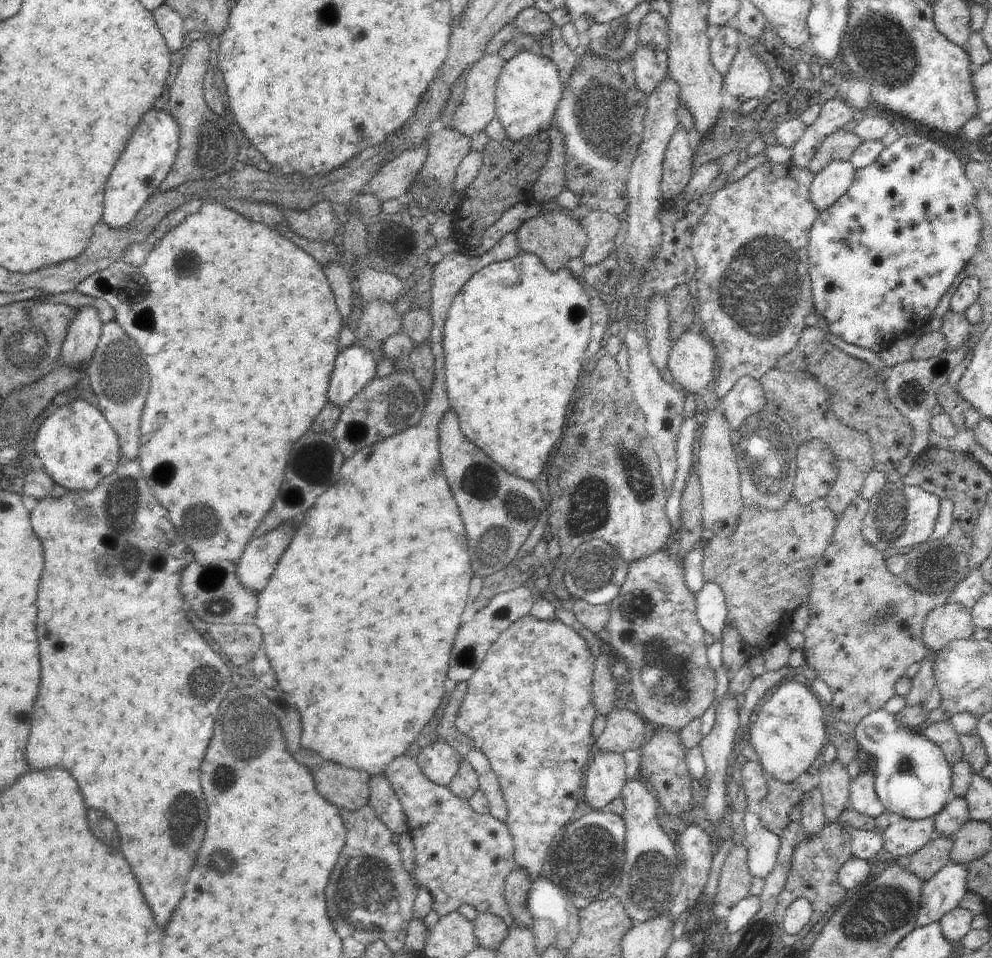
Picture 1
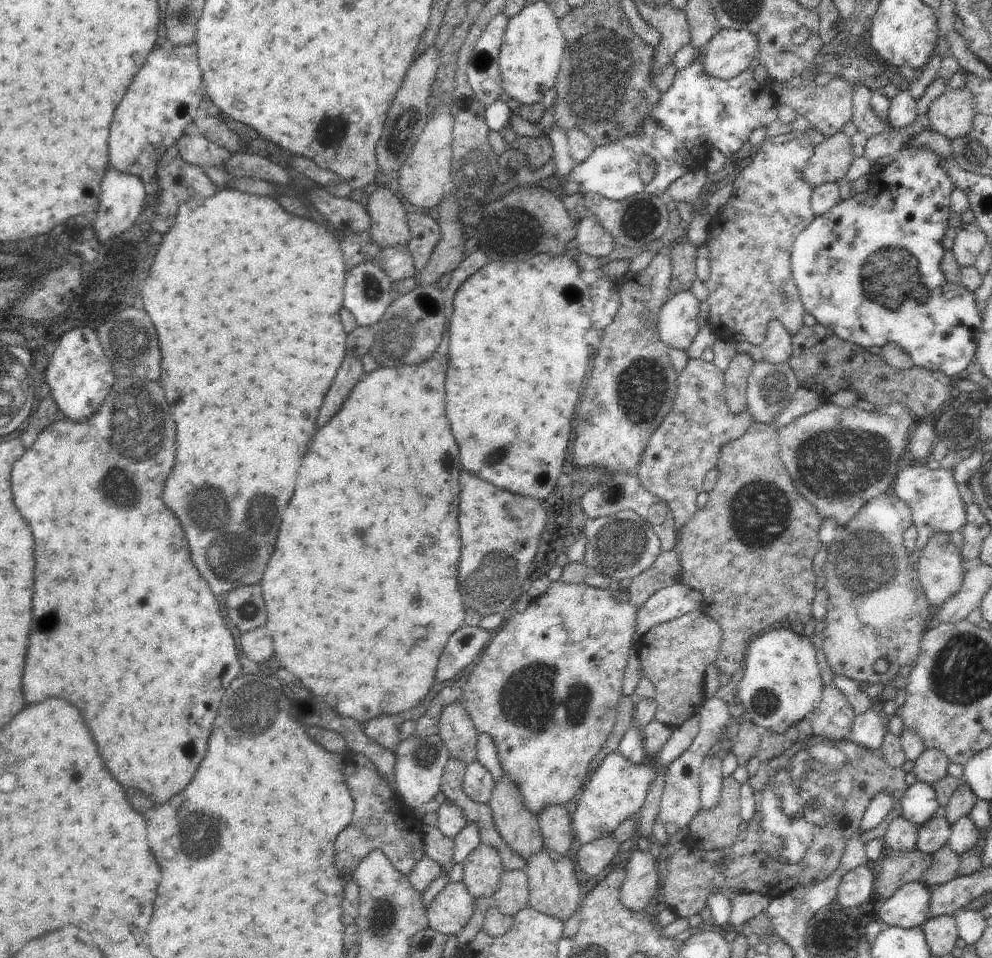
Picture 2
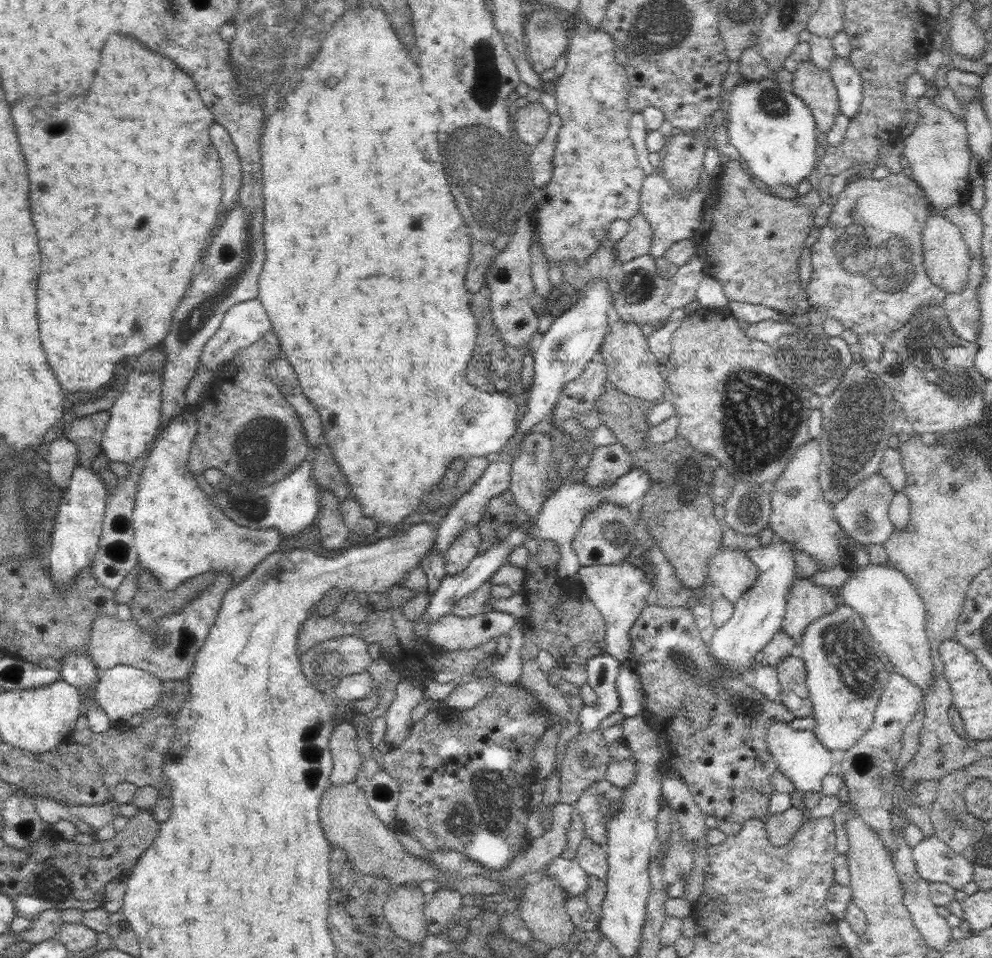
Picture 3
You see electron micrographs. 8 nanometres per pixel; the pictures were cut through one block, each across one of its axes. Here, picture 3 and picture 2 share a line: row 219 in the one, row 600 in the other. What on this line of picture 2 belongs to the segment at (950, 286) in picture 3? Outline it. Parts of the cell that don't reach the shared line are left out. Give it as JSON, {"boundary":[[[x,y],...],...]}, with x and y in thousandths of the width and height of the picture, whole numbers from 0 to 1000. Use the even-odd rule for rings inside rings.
{"boundary":[[[949,553],[936,557],[934,568],[926,576],[922,597],[926,603],[926,612],[934,628],[939,630],[939,637],[947,635],[969,614],[969,585],[969,574],[957,566],[957,557]]]}

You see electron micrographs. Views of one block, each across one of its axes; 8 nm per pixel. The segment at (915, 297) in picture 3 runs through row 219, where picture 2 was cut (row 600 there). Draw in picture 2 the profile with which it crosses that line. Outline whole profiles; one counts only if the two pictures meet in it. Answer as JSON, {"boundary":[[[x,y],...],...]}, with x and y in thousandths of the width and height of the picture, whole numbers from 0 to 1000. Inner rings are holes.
{"boundary":[[[890,516],[890,518],[884,518],[884,520],[876,522],[876,524],[862,537],[862,541],[846,555],[844,564],[836,570],[834,587],[832,587],[832,593],[830,593],[830,601],[832,601],[832,605],[834,605],[834,612],[832,612],[832,614],[834,614],[834,620],[836,620],[836,635],[834,635],[834,643],[832,643],[832,656],[828,658],[828,691],[834,691],[834,693],[836,693],[840,706],[850,704],[850,706],[860,708],[860,710],[864,710],[864,712],[876,712],[876,716],[878,716],[878,714],[882,714],[882,712],[892,712],[892,710],[896,710],[908,695],[918,695],[918,693],[922,691],[922,687],[924,687],[924,683],[926,683],[926,668],[928,668],[928,664],[932,662],[930,651],[939,645],[941,637],[939,637],[939,630],[934,628],[934,624],[932,624],[932,620],[930,620],[930,616],[928,616],[928,612],[926,612],[926,603],[924,603],[922,591],[916,589],[916,580],[918,580],[918,578],[910,574],[910,555],[912,555],[916,549],[920,549],[920,537],[918,537],[916,528],[914,528],[904,516],[898,516],[898,518]],[[886,689],[894,691],[894,699],[892,699],[892,701],[884,701],[884,699],[880,697]]]}

